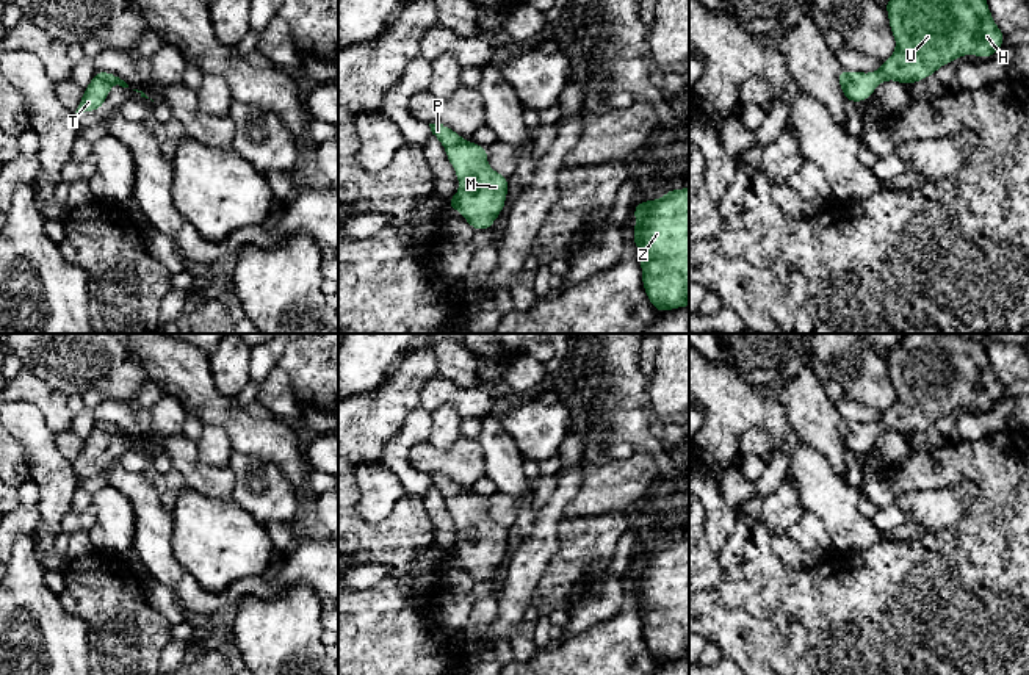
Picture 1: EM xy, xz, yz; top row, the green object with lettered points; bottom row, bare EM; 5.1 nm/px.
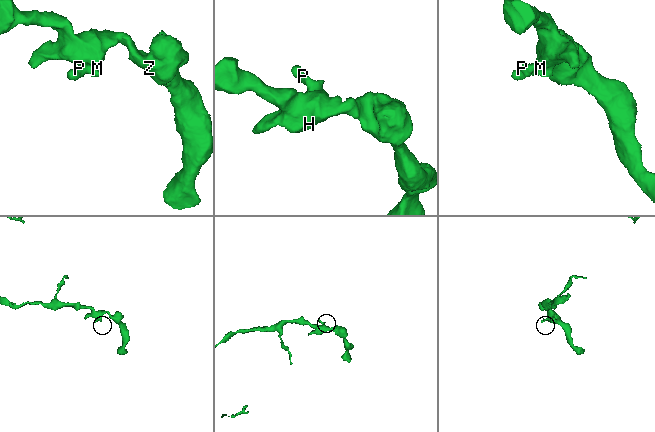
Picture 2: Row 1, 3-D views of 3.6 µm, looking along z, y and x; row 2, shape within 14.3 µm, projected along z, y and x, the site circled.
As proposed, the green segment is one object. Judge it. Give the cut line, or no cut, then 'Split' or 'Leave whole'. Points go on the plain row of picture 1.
No split. Leave whole

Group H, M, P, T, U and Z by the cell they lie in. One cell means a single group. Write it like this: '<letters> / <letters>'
H M P T U Z

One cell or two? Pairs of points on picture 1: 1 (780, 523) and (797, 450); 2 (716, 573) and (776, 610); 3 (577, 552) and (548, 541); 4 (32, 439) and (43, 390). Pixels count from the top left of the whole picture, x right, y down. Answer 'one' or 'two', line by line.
1: two
2: two
3: two
4: two

